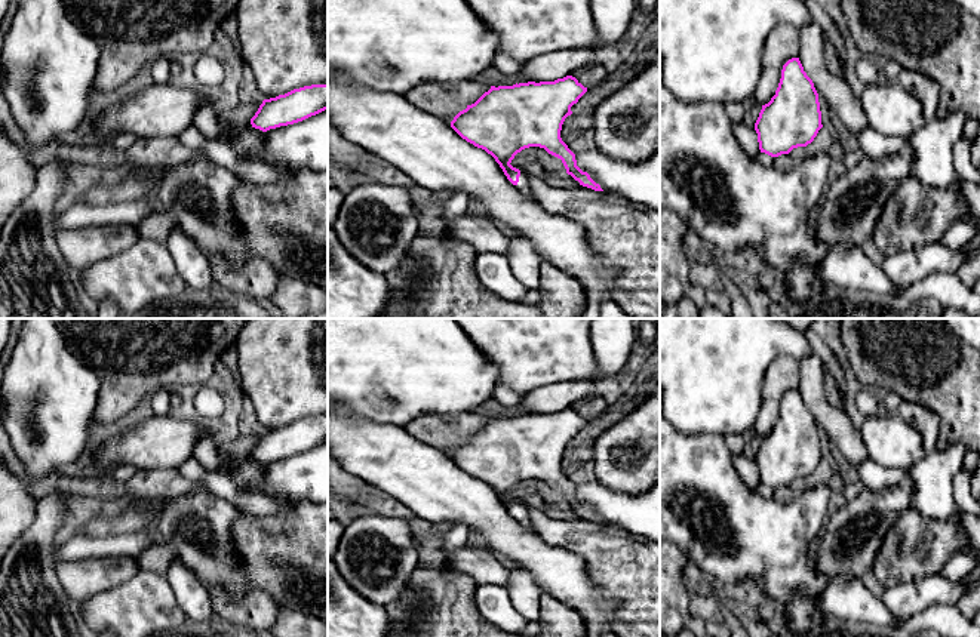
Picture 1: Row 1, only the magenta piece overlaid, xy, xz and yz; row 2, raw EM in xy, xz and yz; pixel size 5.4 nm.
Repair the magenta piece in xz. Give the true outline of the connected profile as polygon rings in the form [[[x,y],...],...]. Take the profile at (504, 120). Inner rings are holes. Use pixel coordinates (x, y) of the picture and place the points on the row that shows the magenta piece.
[[[572,76],[554,81],[491,86],[454,117],[451,127],[463,139],[491,154],[526,199],[535,200],[526,178],[510,163],[529,147],[544,148],[560,159],[566,173],[580,185],[603,191],[577,166],[575,154],[560,138],[562,124],[572,114],[571,107],[586,92],[587,87]]]

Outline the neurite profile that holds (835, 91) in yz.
[[[812,21],[801,27],[799,61],[807,76],[812,80],[818,95],[827,102],[845,126],[855,135],[869,129],[860,99],[852,93],[844,77],[827,71],[824,62],[824,36],[821,27]]]

